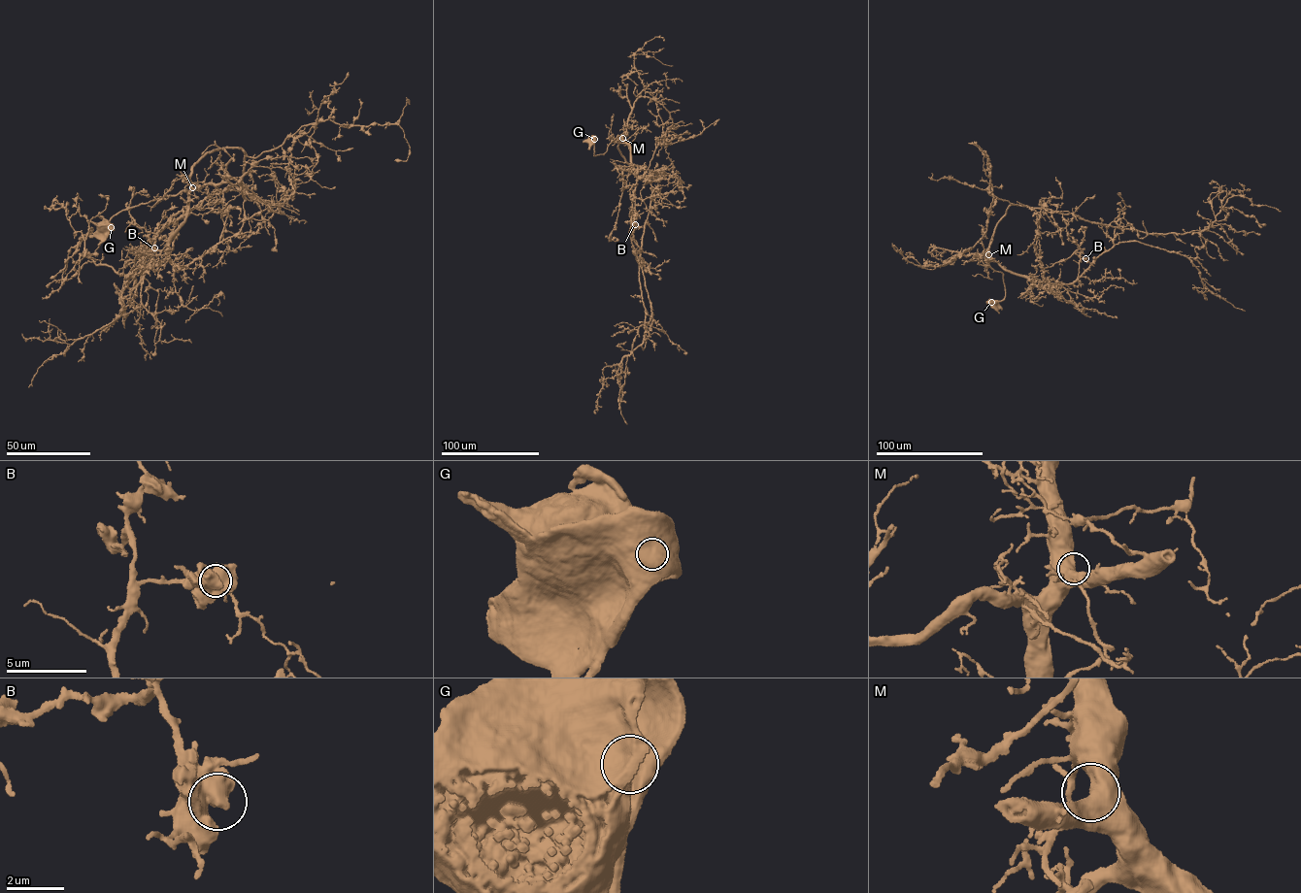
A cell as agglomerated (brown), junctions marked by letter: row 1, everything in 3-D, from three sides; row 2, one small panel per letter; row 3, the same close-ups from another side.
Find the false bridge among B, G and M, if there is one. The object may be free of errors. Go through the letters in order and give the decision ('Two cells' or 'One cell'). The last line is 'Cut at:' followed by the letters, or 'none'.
B: One cell
G: One cell
M: One cell
Cut at: none

